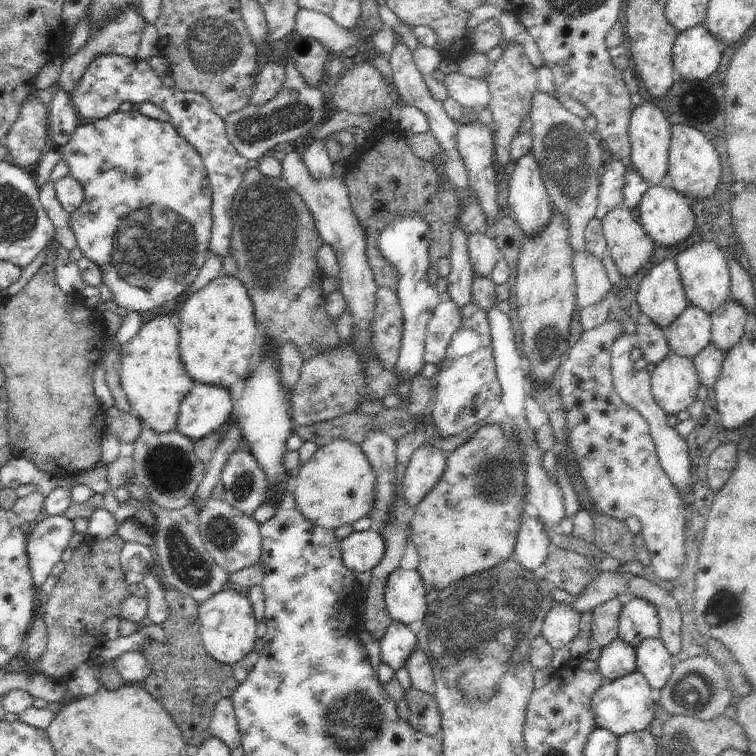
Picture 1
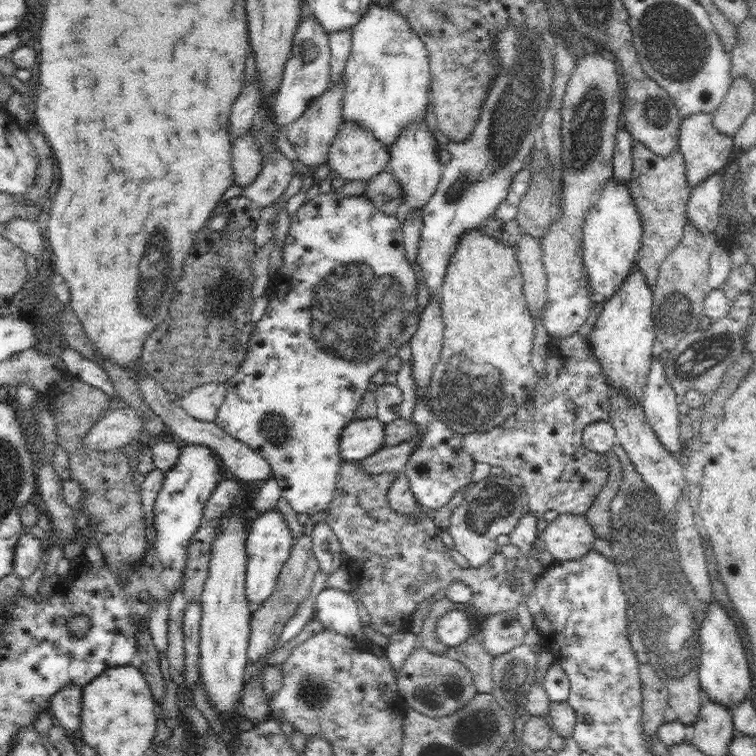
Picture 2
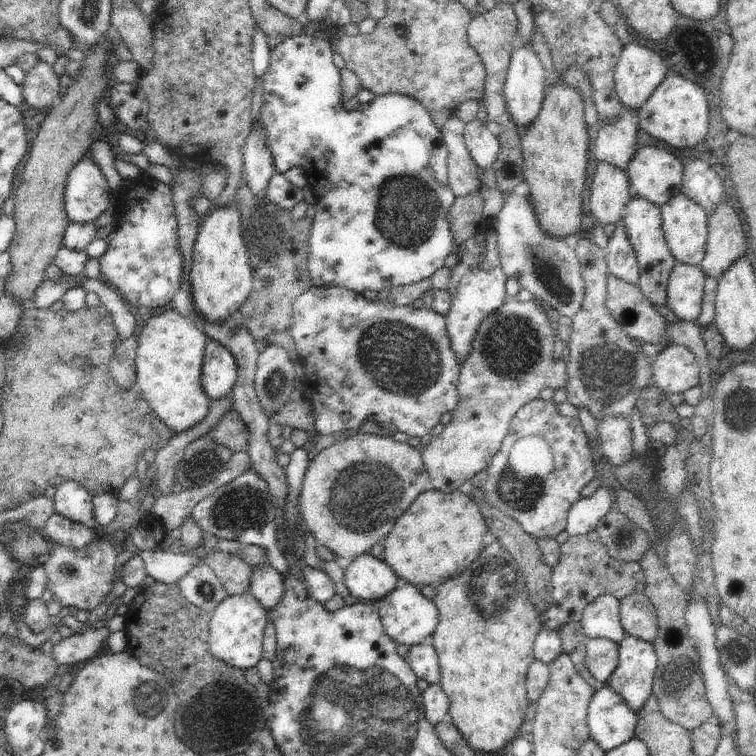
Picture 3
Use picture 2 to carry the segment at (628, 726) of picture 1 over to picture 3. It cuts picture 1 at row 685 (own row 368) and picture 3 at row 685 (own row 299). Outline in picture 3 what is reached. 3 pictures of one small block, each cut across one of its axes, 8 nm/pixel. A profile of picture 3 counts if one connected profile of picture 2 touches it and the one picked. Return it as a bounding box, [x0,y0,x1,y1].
[607,636,657,714]

